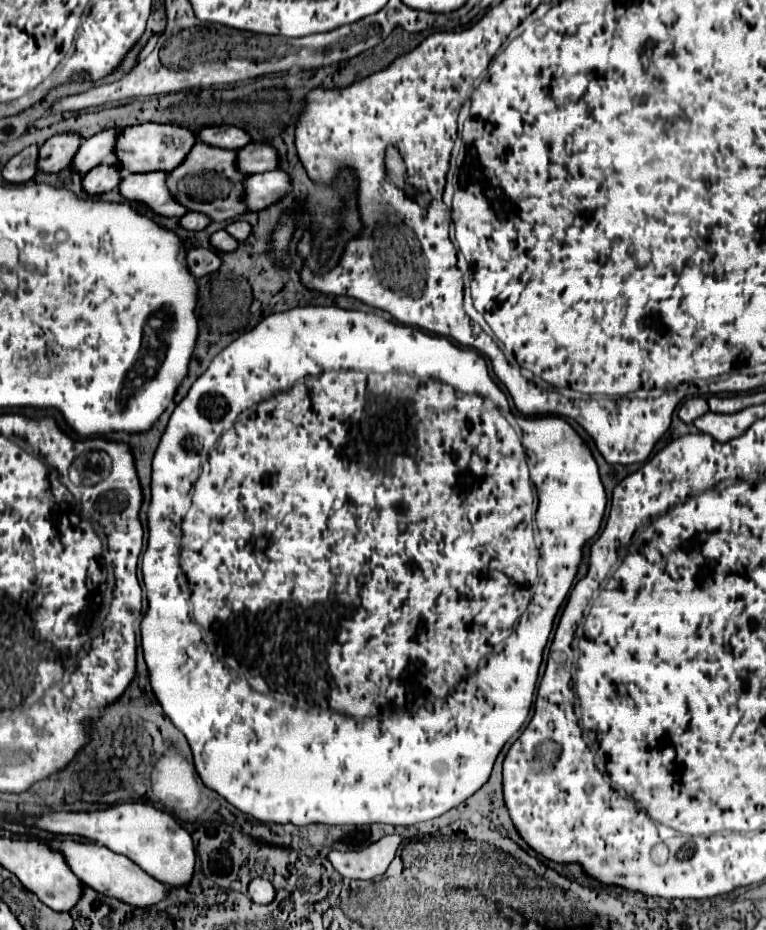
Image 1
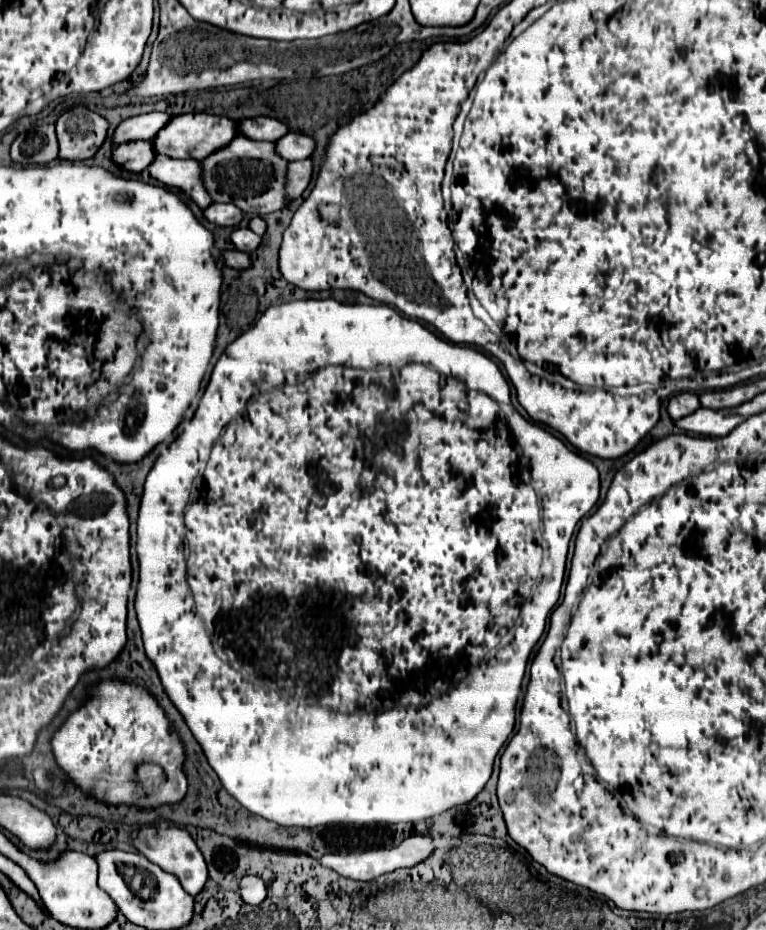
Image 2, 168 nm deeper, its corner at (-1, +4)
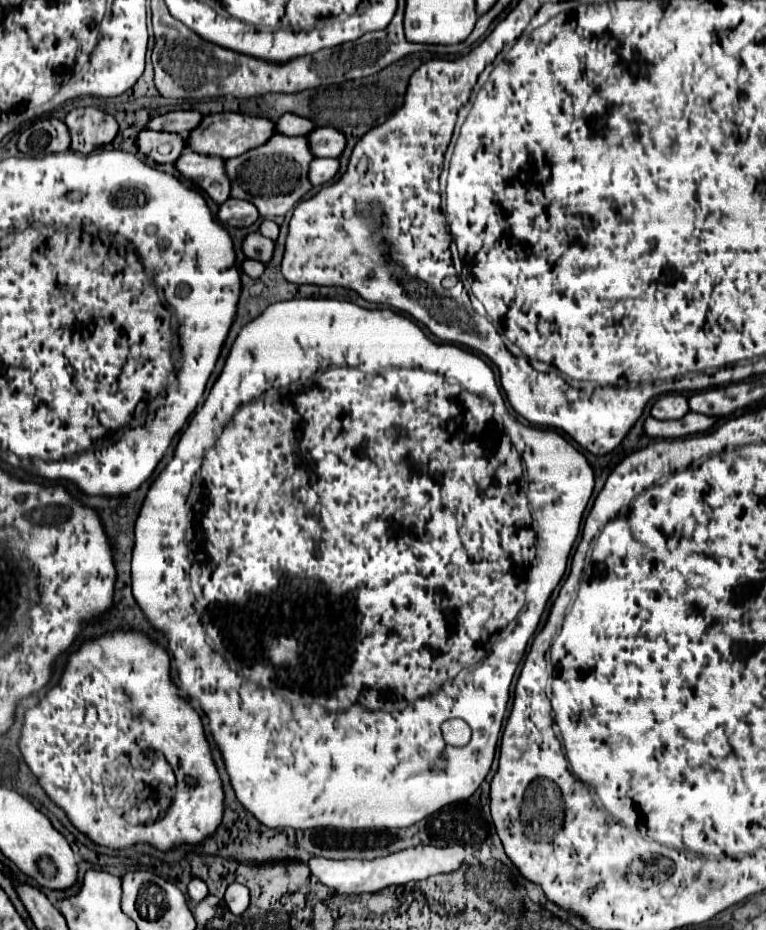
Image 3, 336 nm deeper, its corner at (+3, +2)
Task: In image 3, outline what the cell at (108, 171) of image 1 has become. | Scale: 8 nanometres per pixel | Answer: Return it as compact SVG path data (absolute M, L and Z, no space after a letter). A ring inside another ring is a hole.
M143 130L139 132L135 144L139 154L147 160L153 160L155 164L173 164L185 148L185 138L179 134Z

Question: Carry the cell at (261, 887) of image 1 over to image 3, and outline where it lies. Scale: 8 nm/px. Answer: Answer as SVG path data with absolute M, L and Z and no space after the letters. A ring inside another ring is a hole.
M231 884L225 892L225 902L233 914L245 912L245 908L249 906L249 888L245 888L243 884Z

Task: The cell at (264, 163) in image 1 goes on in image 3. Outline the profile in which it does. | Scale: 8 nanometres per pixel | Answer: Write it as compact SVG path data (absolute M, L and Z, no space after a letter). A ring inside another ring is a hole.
M315 128L305 138L315 158L337 158L345 148L345 136L335 128Z

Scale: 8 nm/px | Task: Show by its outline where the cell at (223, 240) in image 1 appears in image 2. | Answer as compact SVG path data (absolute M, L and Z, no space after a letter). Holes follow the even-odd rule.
M239 228L239 230L235 230L231 234L231 240L233 240L233 244L235 244L237 250L249 254L249 252L253 252L253 250L259 248L259 244L261 244L263 238L257 236L255 232L251 232L249 228Z

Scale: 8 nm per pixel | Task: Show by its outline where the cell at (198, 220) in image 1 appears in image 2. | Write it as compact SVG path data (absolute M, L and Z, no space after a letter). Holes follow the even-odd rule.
M211 204L205 210L205 218L219 226L239 226L243 212L235 204Z

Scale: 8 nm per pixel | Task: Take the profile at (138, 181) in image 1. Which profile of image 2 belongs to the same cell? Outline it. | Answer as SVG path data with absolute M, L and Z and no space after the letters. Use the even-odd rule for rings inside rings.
M159 156L155 158L153 166L149 166L149 174L163 186L183 190L203 210L213 202L201 180L201 162L193 158L175 160L169 156Z

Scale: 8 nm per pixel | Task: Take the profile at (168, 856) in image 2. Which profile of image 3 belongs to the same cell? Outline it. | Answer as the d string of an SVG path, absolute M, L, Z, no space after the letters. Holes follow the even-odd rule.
M191 876L189 884L187 884L187 894L189 894L189 898L191 898L193 902L201 902L201 900L207 896L207 884L205 884L201 878Z

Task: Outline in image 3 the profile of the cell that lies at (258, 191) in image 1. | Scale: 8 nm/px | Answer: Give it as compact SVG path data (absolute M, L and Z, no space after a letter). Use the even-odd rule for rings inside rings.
M315 158L313 164L309 164L309 182L313 186L321 186L327 180L331 180L339 170L339 160L335 158Z

